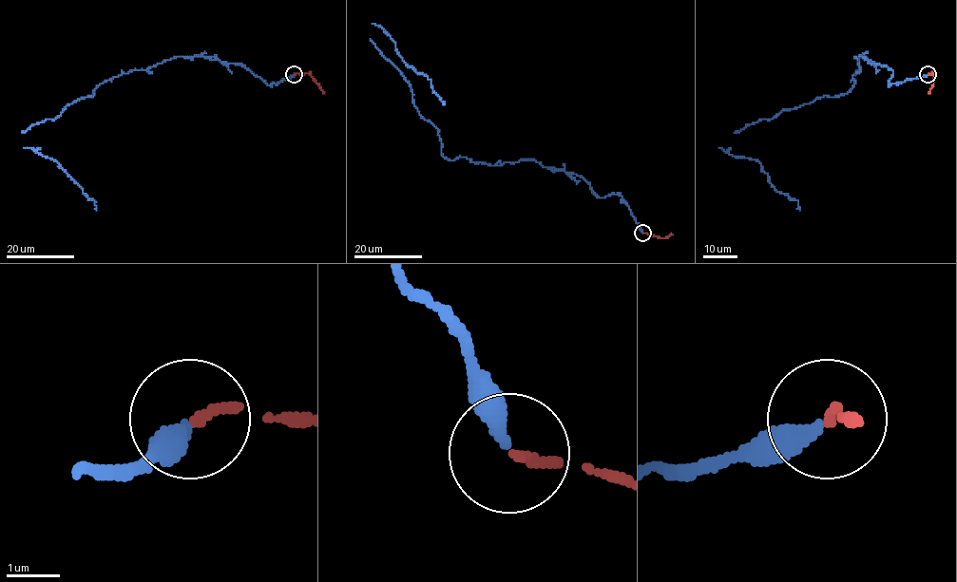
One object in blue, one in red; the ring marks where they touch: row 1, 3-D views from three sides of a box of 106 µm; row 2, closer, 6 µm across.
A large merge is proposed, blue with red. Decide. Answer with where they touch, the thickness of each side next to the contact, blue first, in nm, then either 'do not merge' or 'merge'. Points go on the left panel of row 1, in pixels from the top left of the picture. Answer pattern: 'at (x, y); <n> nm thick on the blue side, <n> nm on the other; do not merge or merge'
at (294, 74); 340 nm thick on the blue side, 180 nm on the other; merge

